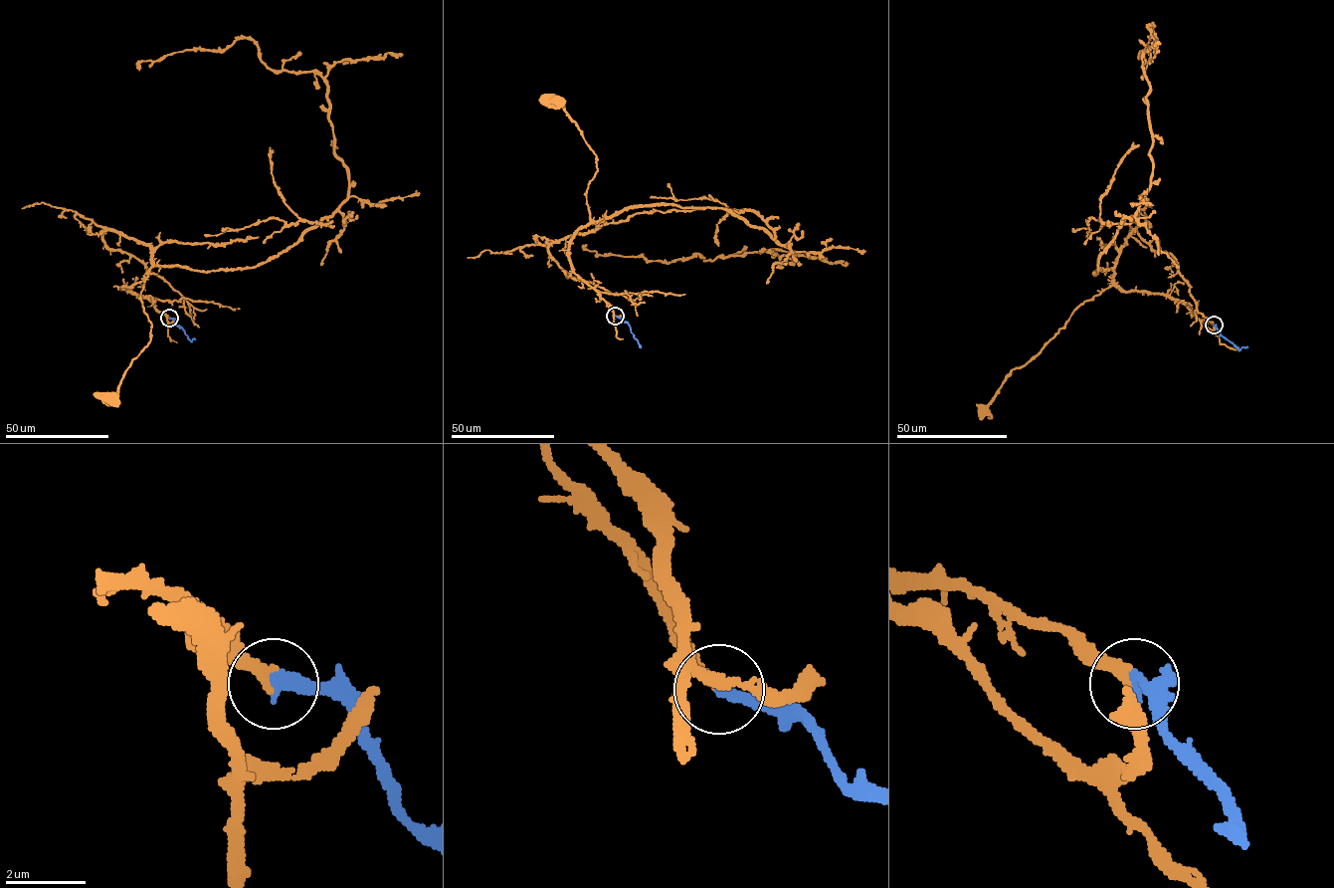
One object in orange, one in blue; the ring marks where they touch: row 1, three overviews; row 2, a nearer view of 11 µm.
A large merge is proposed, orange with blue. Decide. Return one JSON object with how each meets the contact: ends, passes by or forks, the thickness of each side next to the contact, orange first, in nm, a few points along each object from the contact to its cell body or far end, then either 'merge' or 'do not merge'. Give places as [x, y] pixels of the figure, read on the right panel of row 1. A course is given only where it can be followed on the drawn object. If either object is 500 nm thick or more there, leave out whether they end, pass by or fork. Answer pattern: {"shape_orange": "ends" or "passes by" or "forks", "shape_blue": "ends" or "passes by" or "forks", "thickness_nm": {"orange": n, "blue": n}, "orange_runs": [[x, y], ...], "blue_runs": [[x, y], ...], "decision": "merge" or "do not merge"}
{"shape_orange": "ends", "shape_blue": "ends", "thickness_nm": {"orange": 240, "blue": 280}, "orange_runs": [[1214, 325], [1165, 295], [1110, 286], [1085, 301], [1043, 348], [1012, 370], [981, 410]], "blue_runs": [[1214, 325], [1239, 350], [1246, 346]], "decision": "merge"}

